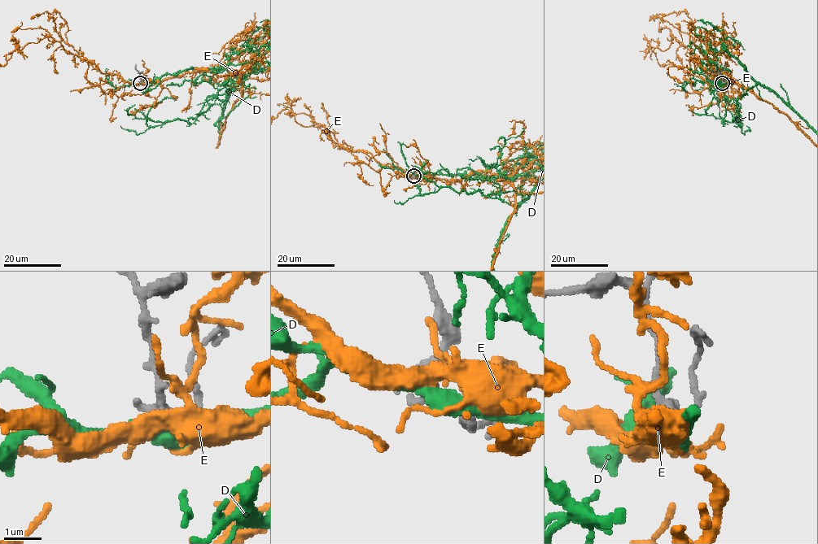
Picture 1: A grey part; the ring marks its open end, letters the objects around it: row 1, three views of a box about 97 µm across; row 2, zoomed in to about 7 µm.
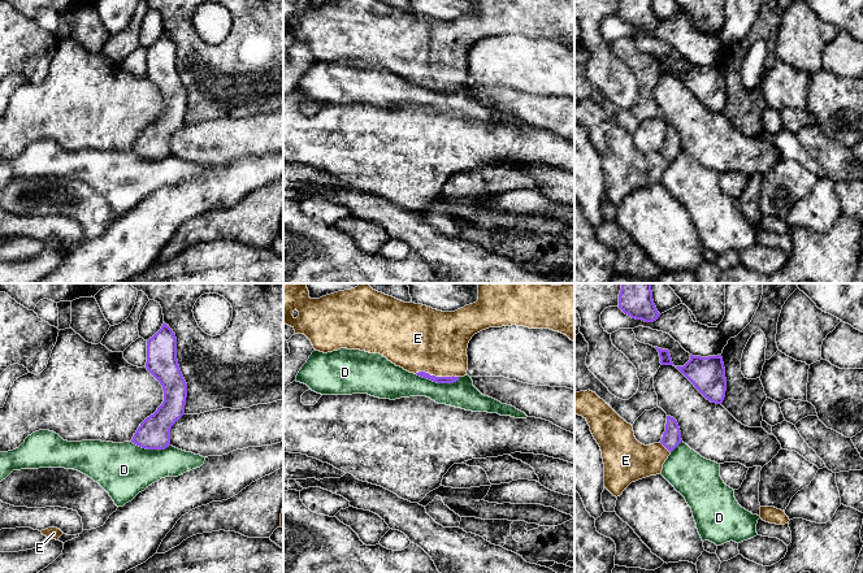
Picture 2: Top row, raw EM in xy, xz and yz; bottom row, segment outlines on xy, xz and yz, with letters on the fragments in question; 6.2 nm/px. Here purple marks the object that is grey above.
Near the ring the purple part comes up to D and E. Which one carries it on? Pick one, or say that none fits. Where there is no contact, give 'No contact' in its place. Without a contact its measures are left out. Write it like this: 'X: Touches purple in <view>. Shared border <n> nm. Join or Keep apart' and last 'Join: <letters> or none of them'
D: Touches purple in xz. Shared border 280 nm. Keep apart
E: Touches purple in xz. Shared border 280 nm. Join
Join: E

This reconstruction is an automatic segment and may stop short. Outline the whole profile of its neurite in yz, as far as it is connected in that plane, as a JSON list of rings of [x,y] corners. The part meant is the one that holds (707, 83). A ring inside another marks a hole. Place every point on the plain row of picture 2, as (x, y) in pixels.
[[[721,64],[693,65],[684,75],[676,75],[711,112],[721,113],[727,100],[725,77]]]

